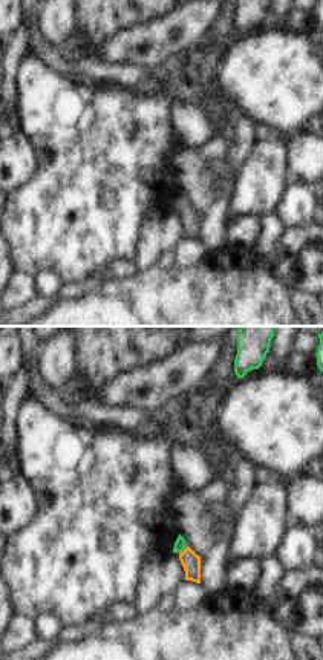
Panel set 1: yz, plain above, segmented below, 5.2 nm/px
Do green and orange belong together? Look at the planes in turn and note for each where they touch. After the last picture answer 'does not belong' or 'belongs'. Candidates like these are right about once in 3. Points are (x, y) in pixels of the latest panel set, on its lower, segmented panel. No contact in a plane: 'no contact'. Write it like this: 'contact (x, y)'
contact (182, 550)

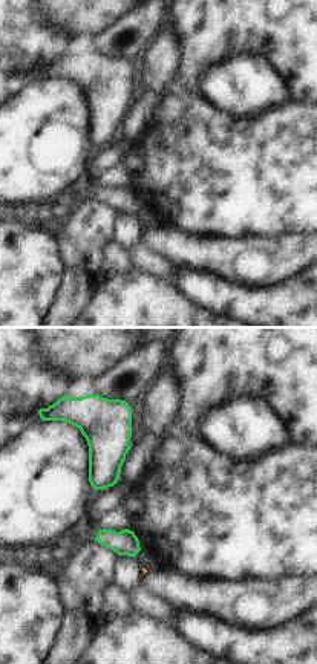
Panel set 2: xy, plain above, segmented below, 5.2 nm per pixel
no contact

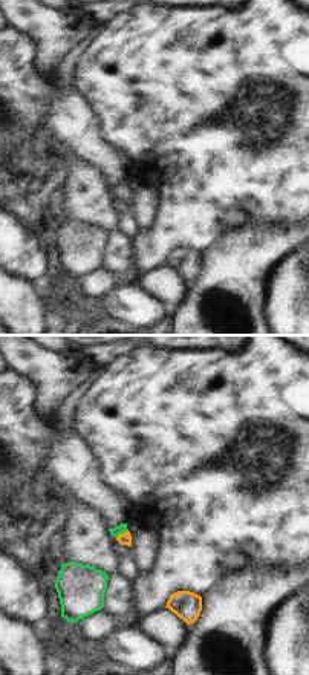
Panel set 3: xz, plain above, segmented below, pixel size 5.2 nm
contact (121, 533)

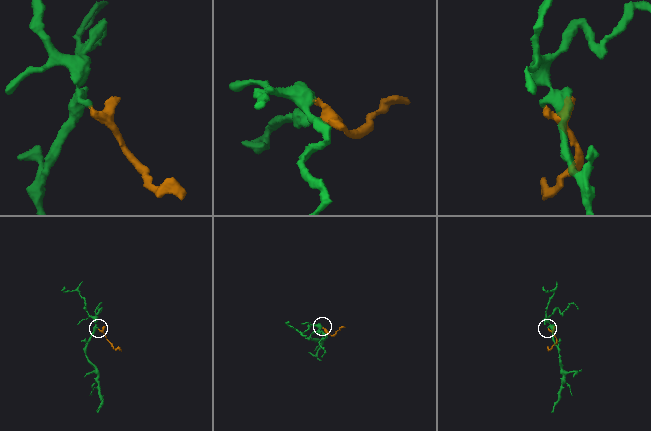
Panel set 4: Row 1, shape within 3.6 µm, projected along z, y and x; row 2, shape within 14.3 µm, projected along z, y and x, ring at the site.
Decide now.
belongs

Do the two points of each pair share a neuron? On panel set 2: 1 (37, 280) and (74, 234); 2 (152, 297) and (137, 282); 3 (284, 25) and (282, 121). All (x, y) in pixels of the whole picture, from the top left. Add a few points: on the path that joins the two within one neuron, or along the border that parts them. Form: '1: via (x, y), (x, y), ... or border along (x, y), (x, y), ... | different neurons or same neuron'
1: border along (51, 230), (62, 262), (58, 289) | different neurons
2: via (149, 294), (140, 285) | same neuron
3: border along (290, 100), (300, 101) | different neurons

